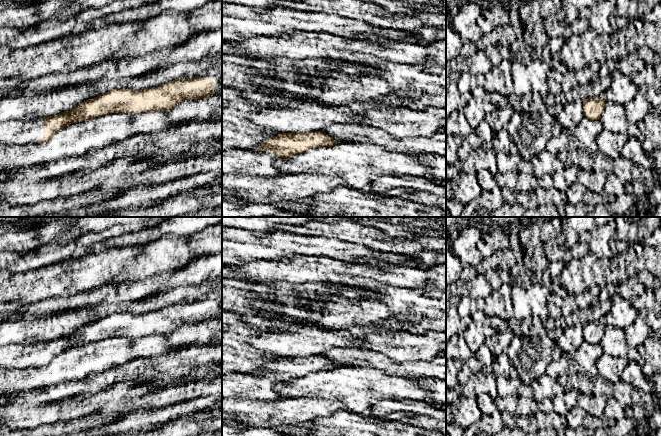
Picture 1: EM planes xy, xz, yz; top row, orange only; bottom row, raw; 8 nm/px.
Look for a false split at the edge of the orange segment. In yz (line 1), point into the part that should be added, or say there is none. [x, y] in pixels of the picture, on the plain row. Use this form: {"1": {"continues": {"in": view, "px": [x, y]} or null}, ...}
{"1": {"continues": null}}

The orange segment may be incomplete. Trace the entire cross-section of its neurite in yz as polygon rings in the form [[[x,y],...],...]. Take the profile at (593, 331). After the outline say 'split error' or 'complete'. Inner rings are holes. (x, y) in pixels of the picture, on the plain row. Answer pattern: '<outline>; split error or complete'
[[[600,321],[587,322],[583,325],[583,338],[592,344],[600,344],[605,331],[605,324]]]; complete

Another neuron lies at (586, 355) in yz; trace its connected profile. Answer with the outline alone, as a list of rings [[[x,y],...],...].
[[[584,340],[572,357],[580,365],[581,370],[593,380],[598,375],[596,361],[602,354],[600,344],[592,344]]]

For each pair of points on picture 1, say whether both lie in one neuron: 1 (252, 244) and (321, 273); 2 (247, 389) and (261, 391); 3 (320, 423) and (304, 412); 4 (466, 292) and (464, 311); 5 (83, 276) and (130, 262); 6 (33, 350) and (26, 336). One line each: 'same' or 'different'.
1: different
2: same
3: different
4: same
5: same
6: different

